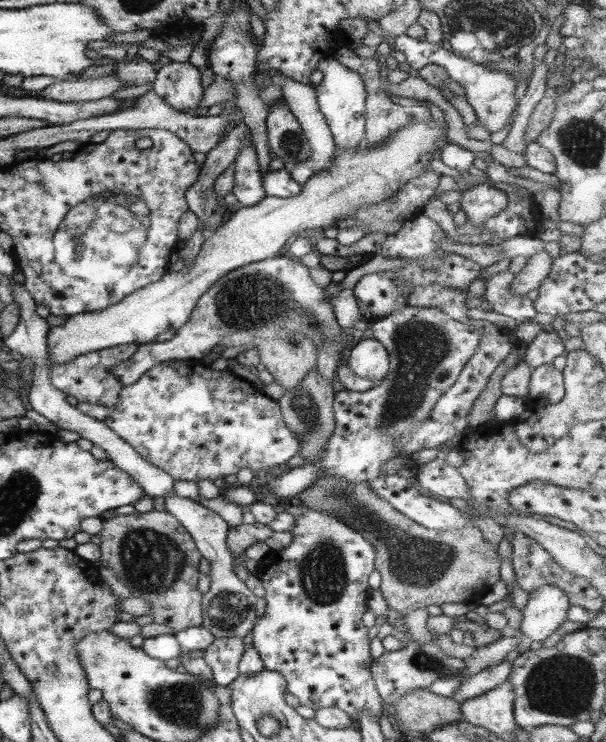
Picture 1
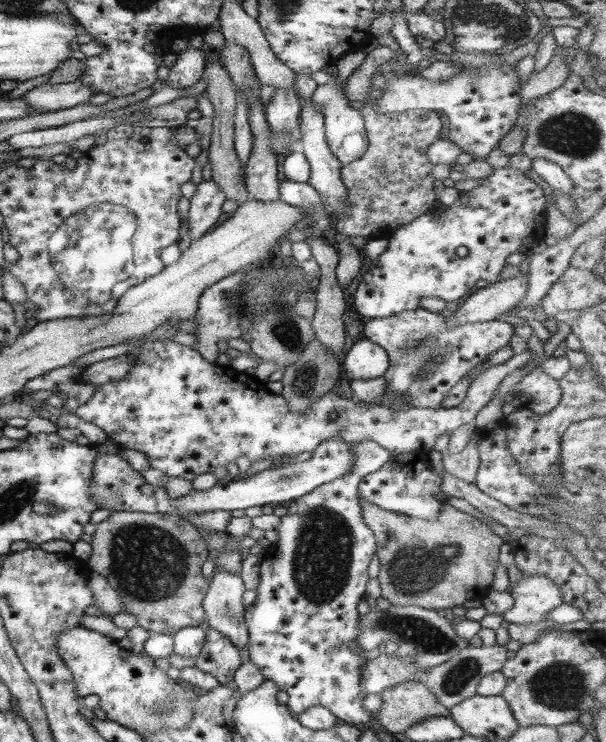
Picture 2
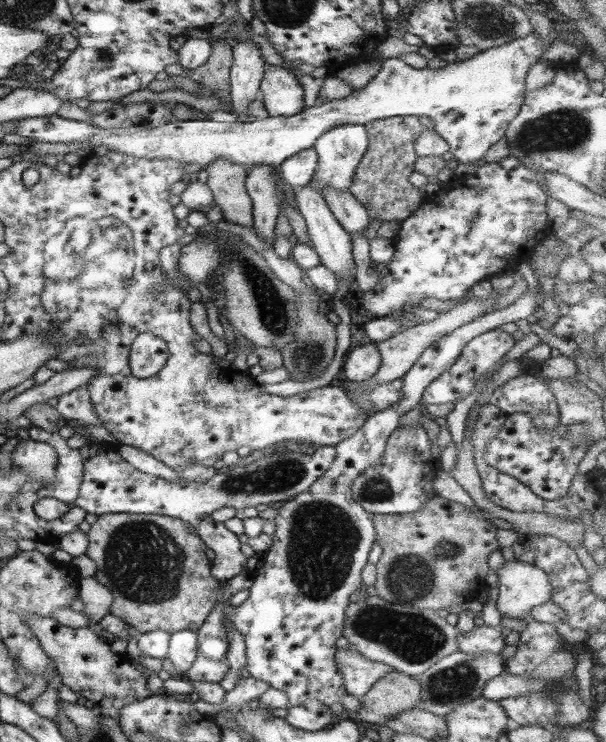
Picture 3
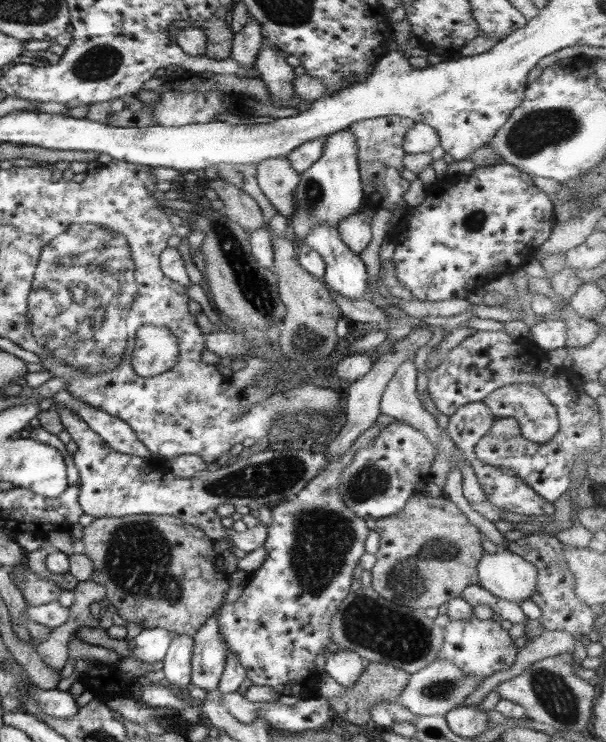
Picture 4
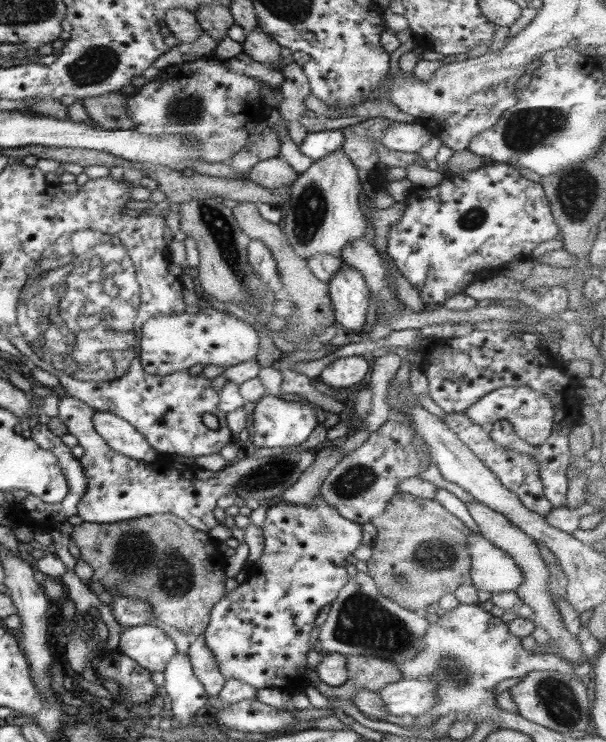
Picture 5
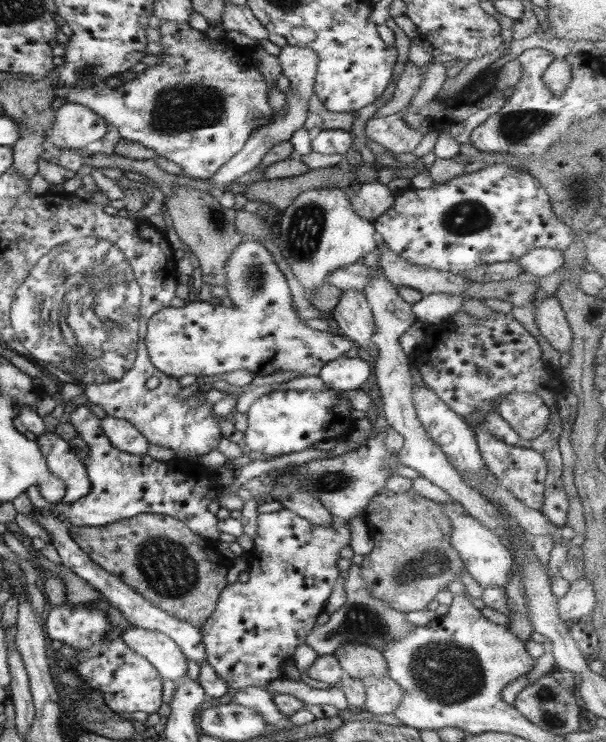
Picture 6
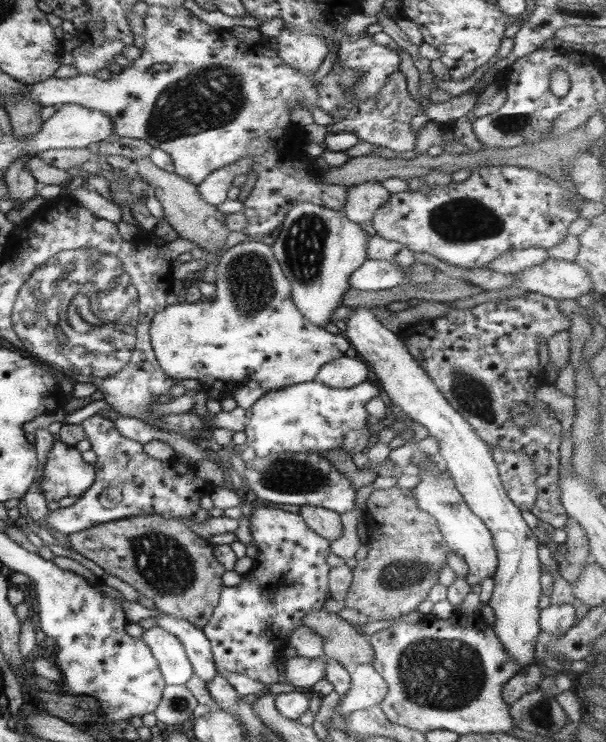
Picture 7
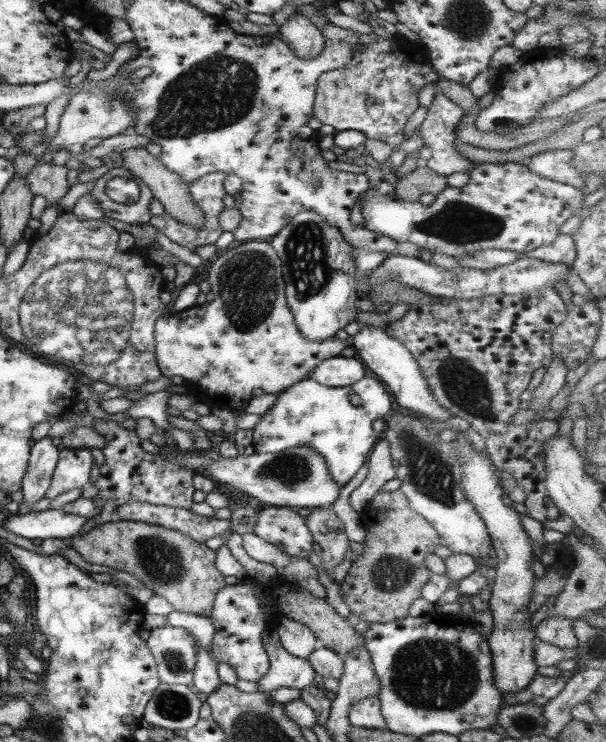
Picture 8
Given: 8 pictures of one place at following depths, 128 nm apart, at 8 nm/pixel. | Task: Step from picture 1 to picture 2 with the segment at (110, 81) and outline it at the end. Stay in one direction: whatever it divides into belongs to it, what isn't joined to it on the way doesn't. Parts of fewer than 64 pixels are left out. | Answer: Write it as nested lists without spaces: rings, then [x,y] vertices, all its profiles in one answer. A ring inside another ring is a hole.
[[[80,81],[51,84],[35,87],[21,96],[35,112],[47,113],[74,108],[88,102],[95,92]]]

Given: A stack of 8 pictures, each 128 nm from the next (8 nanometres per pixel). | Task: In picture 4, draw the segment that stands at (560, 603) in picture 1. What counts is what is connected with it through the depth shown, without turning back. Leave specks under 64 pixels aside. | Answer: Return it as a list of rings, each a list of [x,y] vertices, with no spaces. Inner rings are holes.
[[[509,550],[483,552],[477,564],[479,585],[494,596],[520,604],[535,593],[537,568]]]

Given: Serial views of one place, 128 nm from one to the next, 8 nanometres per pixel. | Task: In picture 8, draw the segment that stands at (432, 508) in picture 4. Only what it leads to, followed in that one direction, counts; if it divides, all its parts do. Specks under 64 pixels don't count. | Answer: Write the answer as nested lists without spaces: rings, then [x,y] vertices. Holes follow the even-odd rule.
[[[400,490],[378,491],[361,514],[367,541],[364,552],[352,563],[340,588],[350,612],[371,623],[389,623],[408,616],[412,602],[433,574],[427,568],[428,555],[441,544],[437,530],[409,505]]]

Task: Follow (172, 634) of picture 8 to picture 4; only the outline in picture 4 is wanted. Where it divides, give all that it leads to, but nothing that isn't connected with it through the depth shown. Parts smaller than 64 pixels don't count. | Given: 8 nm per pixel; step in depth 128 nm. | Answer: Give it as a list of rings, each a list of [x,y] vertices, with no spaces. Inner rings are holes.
[[[146,628],[134,638],[127,638],[134,658],[142,662],[160,662],[165,659],[171,636],[163,628]]]

